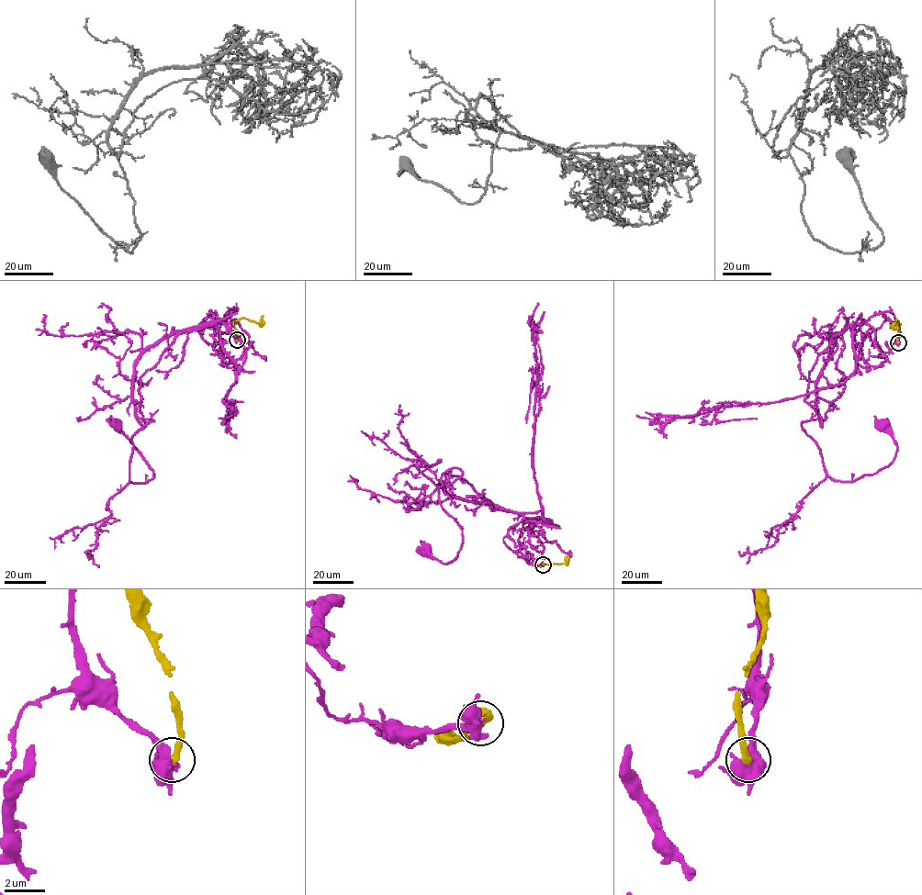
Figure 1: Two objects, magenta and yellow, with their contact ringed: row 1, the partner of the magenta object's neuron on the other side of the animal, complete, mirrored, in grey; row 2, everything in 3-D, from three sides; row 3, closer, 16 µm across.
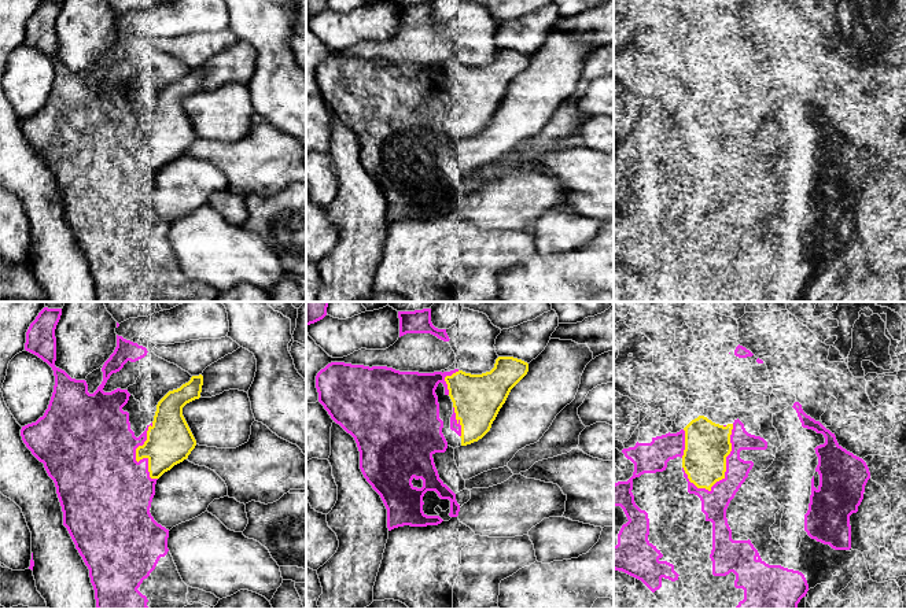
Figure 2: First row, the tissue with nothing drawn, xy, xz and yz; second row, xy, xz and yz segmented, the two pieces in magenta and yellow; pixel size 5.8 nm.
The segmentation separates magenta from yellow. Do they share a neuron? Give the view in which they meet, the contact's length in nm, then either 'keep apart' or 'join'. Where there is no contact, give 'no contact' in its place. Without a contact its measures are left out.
yz | 440 nm | keep apart

